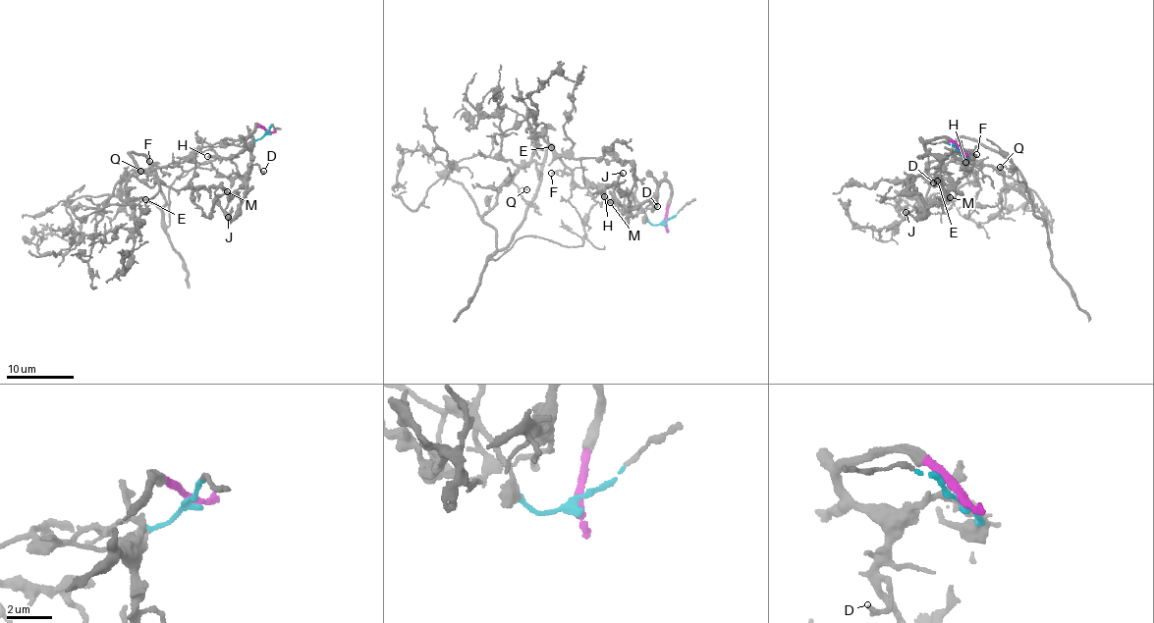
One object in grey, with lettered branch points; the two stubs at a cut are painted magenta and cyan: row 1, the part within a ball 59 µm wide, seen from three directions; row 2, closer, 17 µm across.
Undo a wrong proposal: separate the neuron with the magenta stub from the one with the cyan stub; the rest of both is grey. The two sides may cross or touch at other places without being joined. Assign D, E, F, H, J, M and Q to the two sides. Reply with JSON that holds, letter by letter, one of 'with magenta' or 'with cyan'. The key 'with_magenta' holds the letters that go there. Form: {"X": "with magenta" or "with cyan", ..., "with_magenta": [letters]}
{"D": "with magenta", "E": "with cyan", "F": "with cyan", "H": "with magenta", "J": "with magenta", "M": "with magenta", "Q": "with cyan", "with_magenta": ["D", "H", "J", "M"]}

